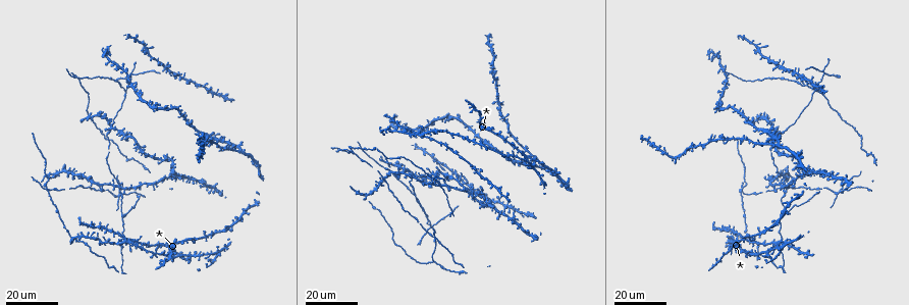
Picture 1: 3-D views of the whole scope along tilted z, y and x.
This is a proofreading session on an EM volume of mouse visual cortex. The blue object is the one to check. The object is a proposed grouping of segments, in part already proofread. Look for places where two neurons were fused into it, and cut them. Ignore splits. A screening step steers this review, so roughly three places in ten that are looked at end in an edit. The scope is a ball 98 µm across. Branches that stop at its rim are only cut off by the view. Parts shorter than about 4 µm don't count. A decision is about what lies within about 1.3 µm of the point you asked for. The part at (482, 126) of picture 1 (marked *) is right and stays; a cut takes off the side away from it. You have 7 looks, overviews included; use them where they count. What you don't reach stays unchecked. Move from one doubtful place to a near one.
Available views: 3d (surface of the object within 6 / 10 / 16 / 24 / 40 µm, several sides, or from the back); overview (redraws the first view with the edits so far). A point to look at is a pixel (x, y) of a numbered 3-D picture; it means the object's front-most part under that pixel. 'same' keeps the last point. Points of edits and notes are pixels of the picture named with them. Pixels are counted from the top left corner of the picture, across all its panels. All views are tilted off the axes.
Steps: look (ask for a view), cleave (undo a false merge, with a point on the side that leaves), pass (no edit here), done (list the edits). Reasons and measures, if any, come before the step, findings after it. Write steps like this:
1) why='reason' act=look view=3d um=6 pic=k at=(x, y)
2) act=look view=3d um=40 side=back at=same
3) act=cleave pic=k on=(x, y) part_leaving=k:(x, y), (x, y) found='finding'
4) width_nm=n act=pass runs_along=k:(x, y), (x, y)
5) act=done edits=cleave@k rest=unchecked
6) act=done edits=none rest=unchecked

why='three-way junction' act=look view=3d um=16 pic=1 at=(123, 214)

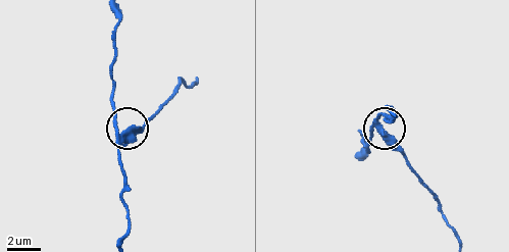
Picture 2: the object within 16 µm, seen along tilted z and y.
act=look view=3d um=6 pic=2 at=(122, 133)

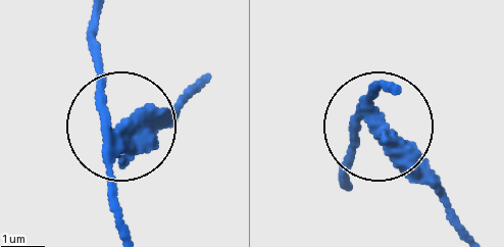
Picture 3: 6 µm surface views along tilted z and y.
width_nm=370 act=cleave pic=3 on=(395, 165) found='two neurons meet here'

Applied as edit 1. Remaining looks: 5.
why='redraw' act=look view=overview

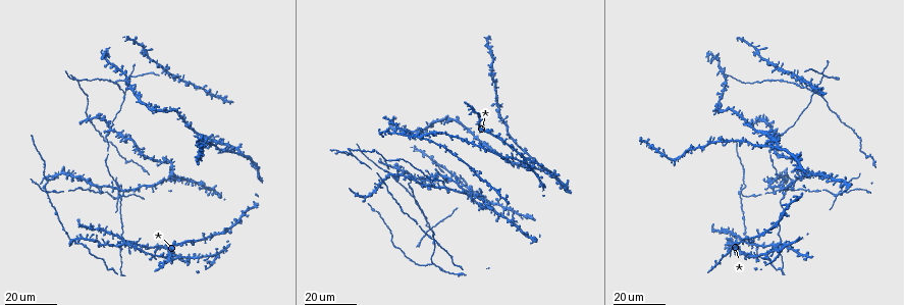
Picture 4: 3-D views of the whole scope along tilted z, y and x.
why='four arms meet' act=look view=3d um=16 pic=4 at=(428, 220)

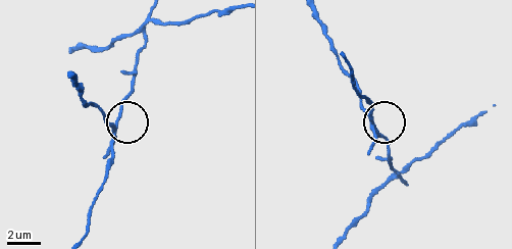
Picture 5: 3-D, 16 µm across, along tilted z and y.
act=look view=3d um=10 pic=5 at=(115, 129)

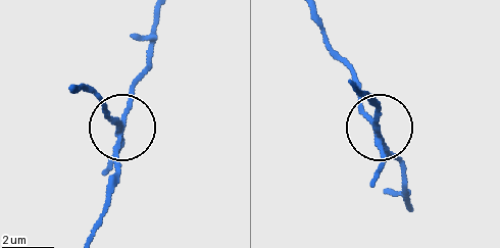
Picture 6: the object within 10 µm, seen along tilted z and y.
side_arm_um=46 act=cleave pic=6 on=(380, 170) part_leaving=6:(376, 135), (351, 65), (328, 40), (321, 20) found='two neurons meet here'

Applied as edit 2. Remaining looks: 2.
act=done edits=cleave@3,cleave@6 rest=unchecked

